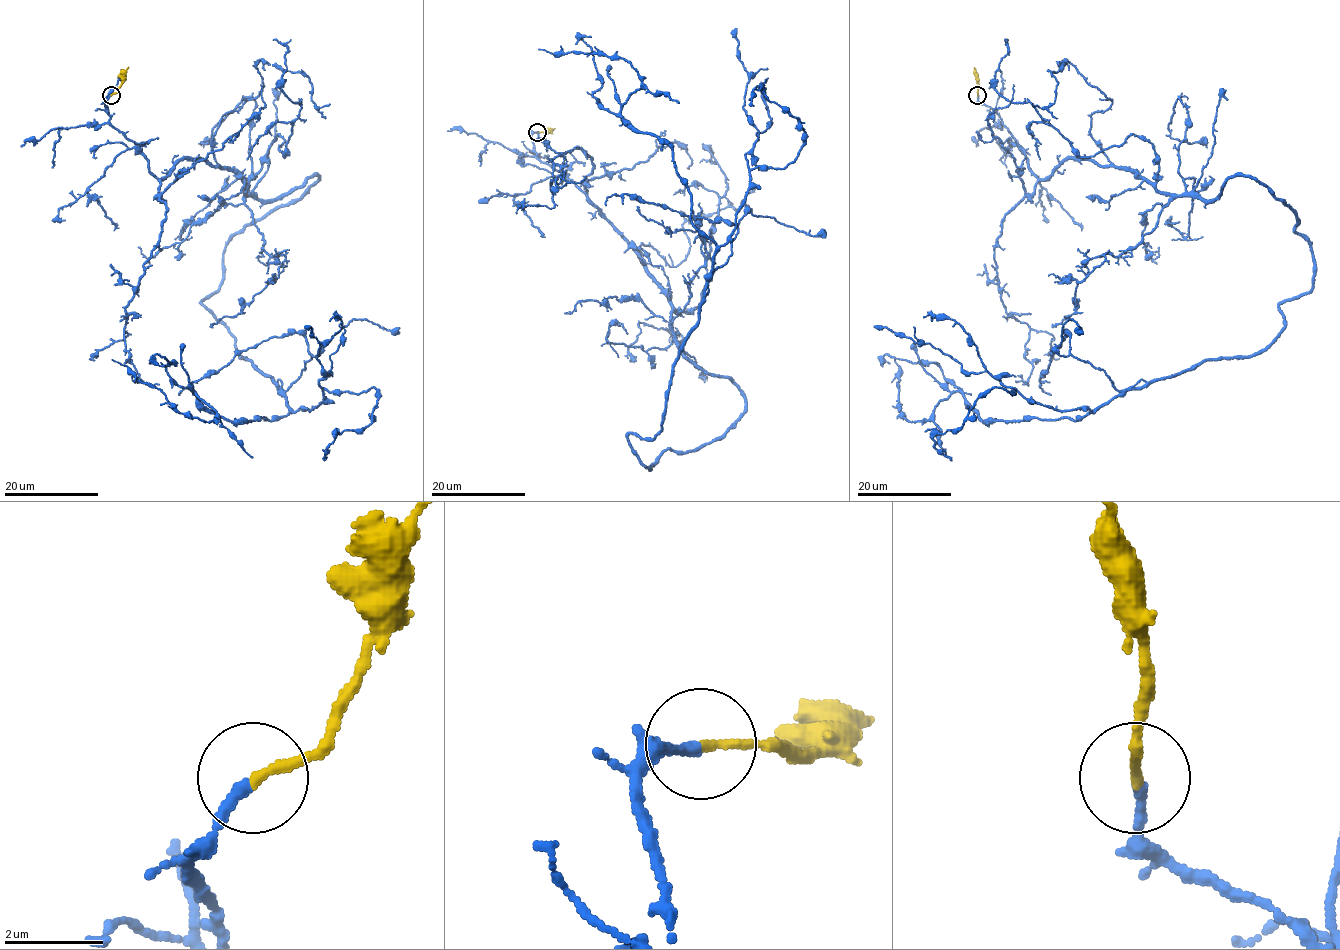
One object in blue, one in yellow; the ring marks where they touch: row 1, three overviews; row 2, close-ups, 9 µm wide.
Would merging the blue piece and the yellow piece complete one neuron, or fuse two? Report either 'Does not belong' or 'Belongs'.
Belongs

